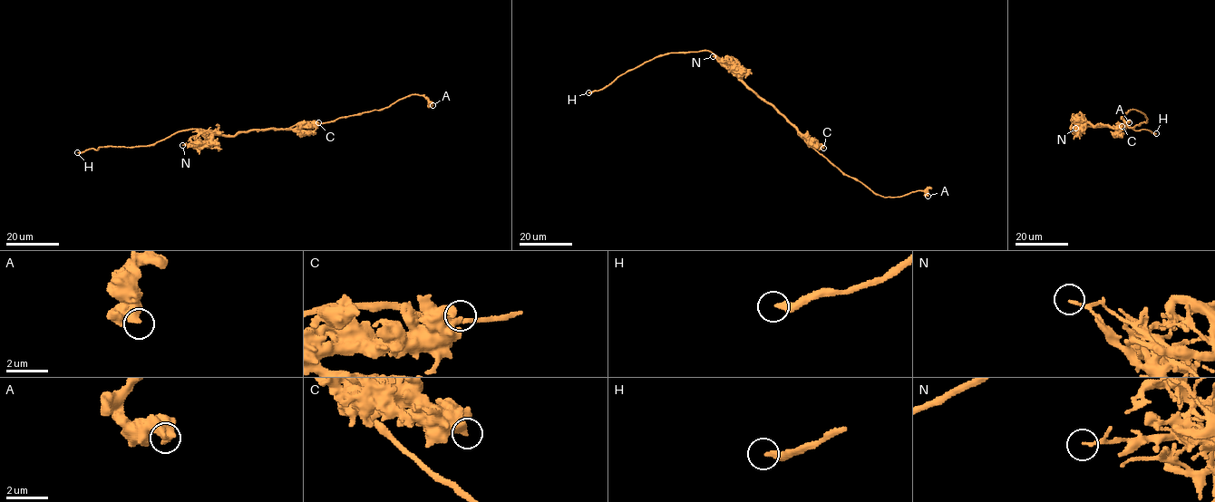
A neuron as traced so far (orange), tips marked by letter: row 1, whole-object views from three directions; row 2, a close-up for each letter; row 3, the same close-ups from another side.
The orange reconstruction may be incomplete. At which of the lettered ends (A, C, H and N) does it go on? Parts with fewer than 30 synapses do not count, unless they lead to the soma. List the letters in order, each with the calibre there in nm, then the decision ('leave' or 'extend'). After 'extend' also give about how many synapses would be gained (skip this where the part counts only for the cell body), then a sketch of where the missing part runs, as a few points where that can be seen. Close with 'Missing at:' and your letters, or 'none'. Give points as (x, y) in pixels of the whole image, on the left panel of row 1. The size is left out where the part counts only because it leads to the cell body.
A: calibre 400 nm; leave
C: calibre 480 nm; leave
H: calibre 320 nm; extend; course (77, 152), (69, 155), (56, 151)
N: calibre 90 nm; leave
Missing at: H

